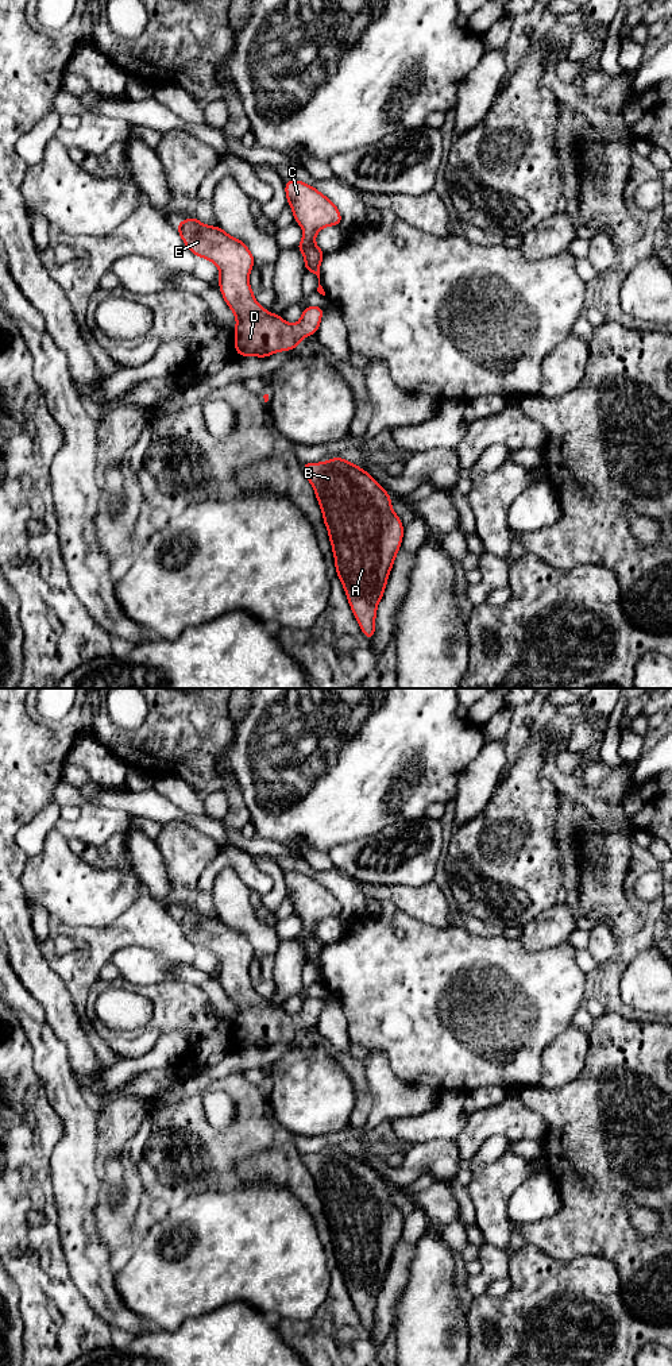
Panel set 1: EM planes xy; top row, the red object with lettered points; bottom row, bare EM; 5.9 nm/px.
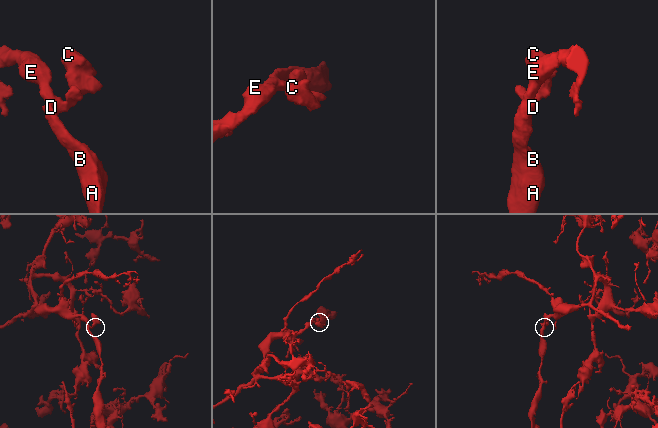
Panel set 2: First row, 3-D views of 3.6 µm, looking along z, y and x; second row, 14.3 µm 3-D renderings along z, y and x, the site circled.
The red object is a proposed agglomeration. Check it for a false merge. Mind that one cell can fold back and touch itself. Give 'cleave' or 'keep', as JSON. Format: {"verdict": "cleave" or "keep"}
{"verdict": "keep"}

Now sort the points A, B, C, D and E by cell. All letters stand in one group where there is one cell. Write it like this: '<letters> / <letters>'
A B C D E

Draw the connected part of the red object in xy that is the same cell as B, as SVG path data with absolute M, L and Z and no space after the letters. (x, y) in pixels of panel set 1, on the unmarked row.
M341 1147L323 1154L302 1154L302 1162L313 1177L323 1201L336 1265L363 1326L371 1332L375 1324L376 1299L402 1235L403 1216L391 1200L390 1185L368 1164Z

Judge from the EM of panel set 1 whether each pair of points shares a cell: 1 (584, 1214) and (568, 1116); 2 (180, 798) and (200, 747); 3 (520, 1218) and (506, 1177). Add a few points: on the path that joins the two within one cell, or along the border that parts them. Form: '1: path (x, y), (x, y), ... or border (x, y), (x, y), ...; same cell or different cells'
1: path (595, 1189), (599, 1181), (597, 1145), (593, 1141); same cell
2: border (155, 774), (180, 775), (203, 799); different cells
3: border (535, 1173), (509, 1199), (508, 1215), (517, 1226); different cells

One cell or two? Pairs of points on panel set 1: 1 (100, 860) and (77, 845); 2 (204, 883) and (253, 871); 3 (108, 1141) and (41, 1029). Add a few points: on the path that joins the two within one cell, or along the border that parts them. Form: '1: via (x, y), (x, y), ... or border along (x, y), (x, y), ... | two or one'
1: via (95, 855), (81, 851) | one
2: via (213, 869), (221, 861), (239, 861) | one
3: border along (85, 1099), (97, 1115), (100, 1160) | two

